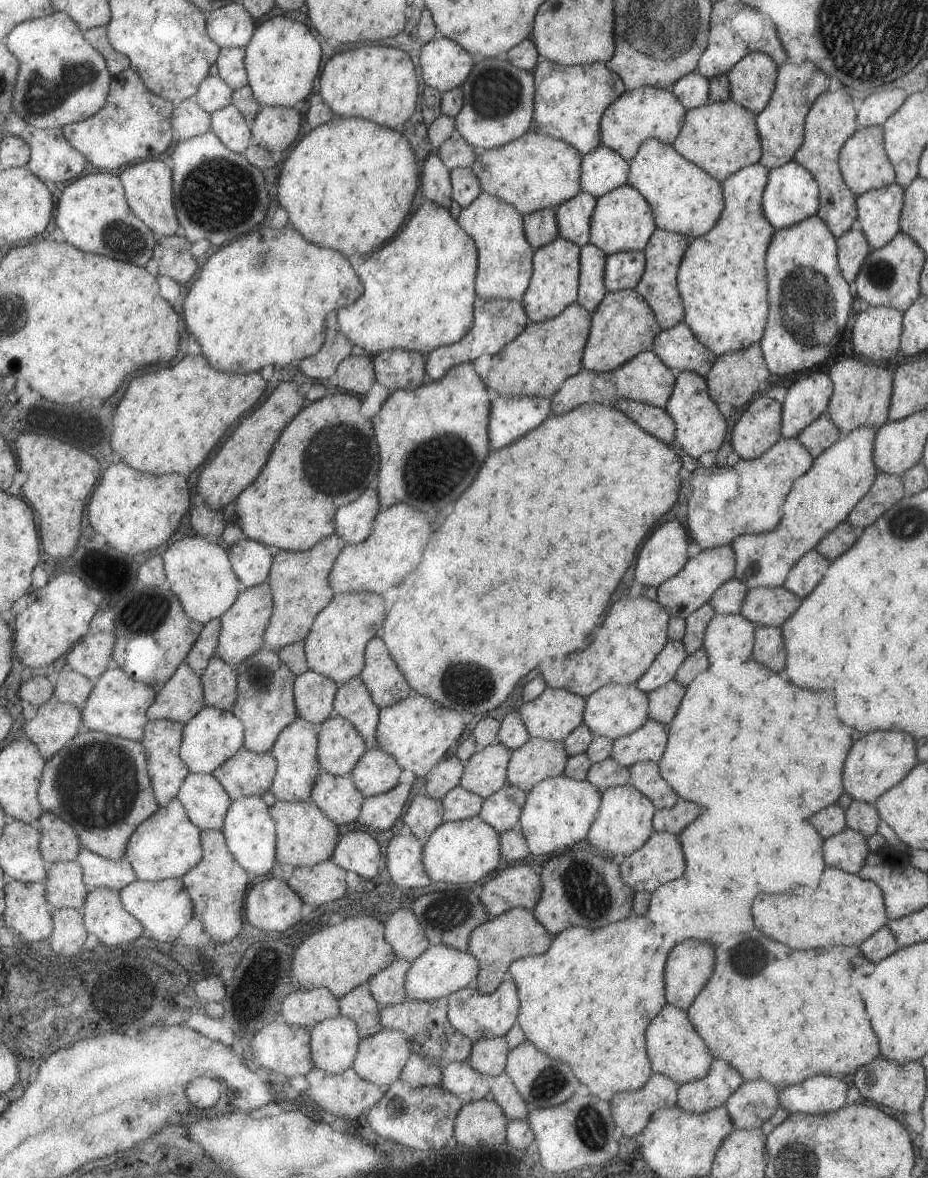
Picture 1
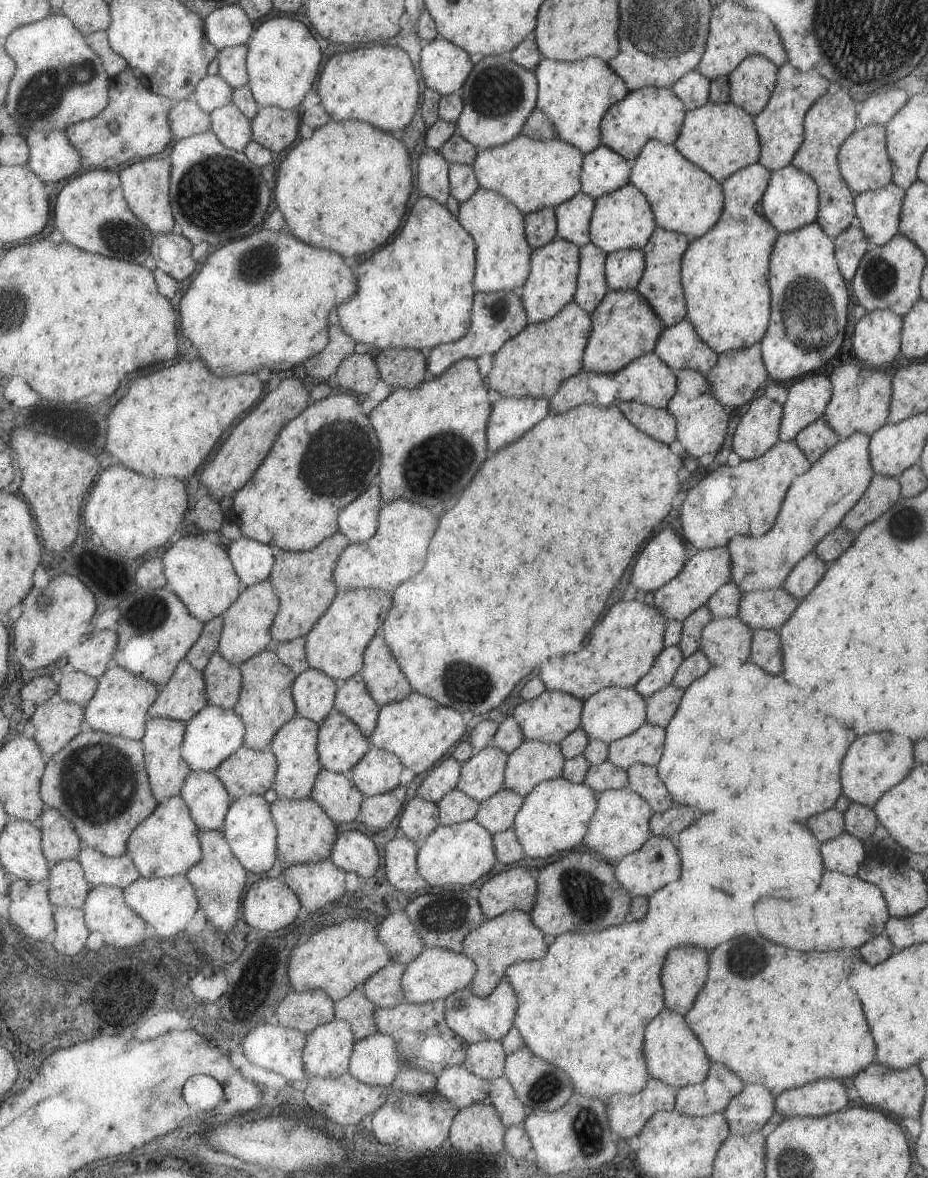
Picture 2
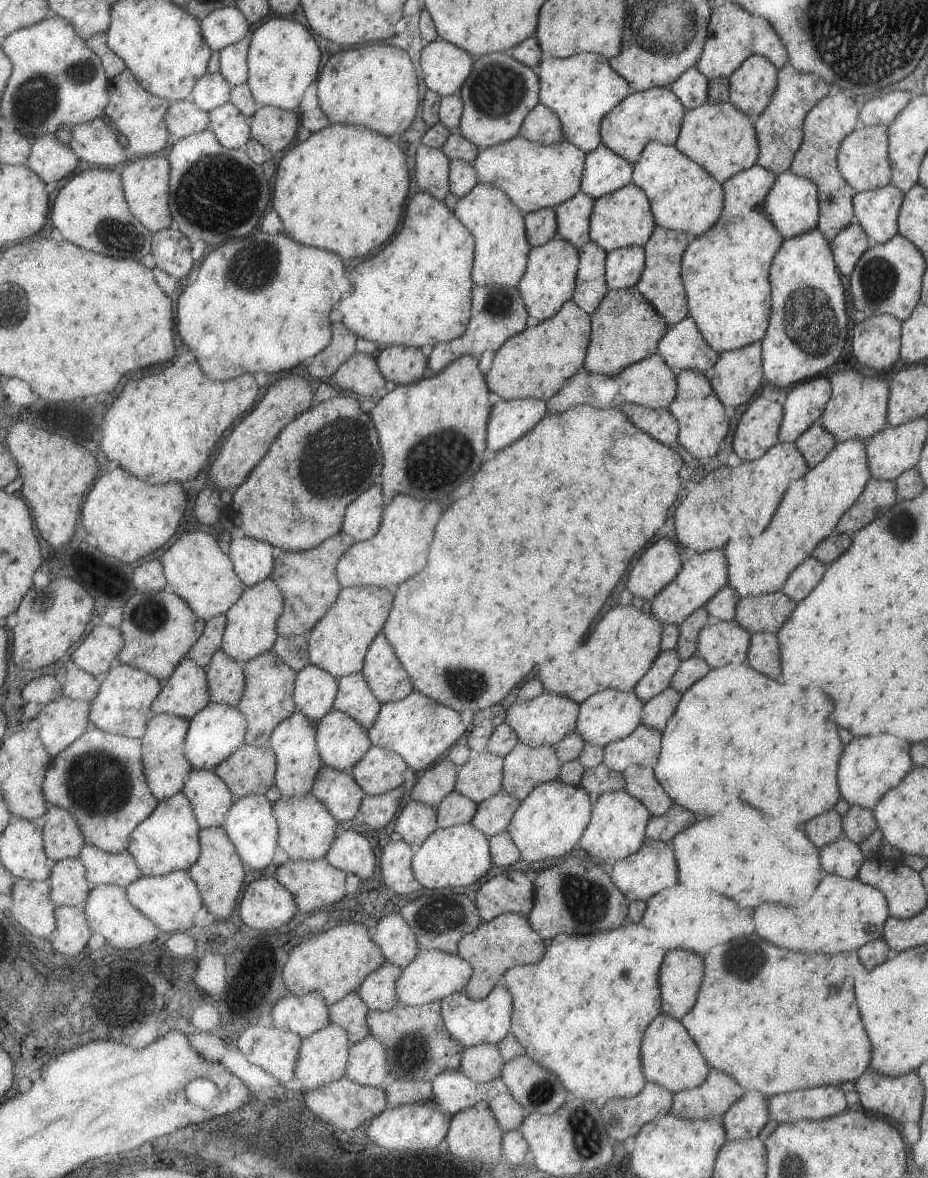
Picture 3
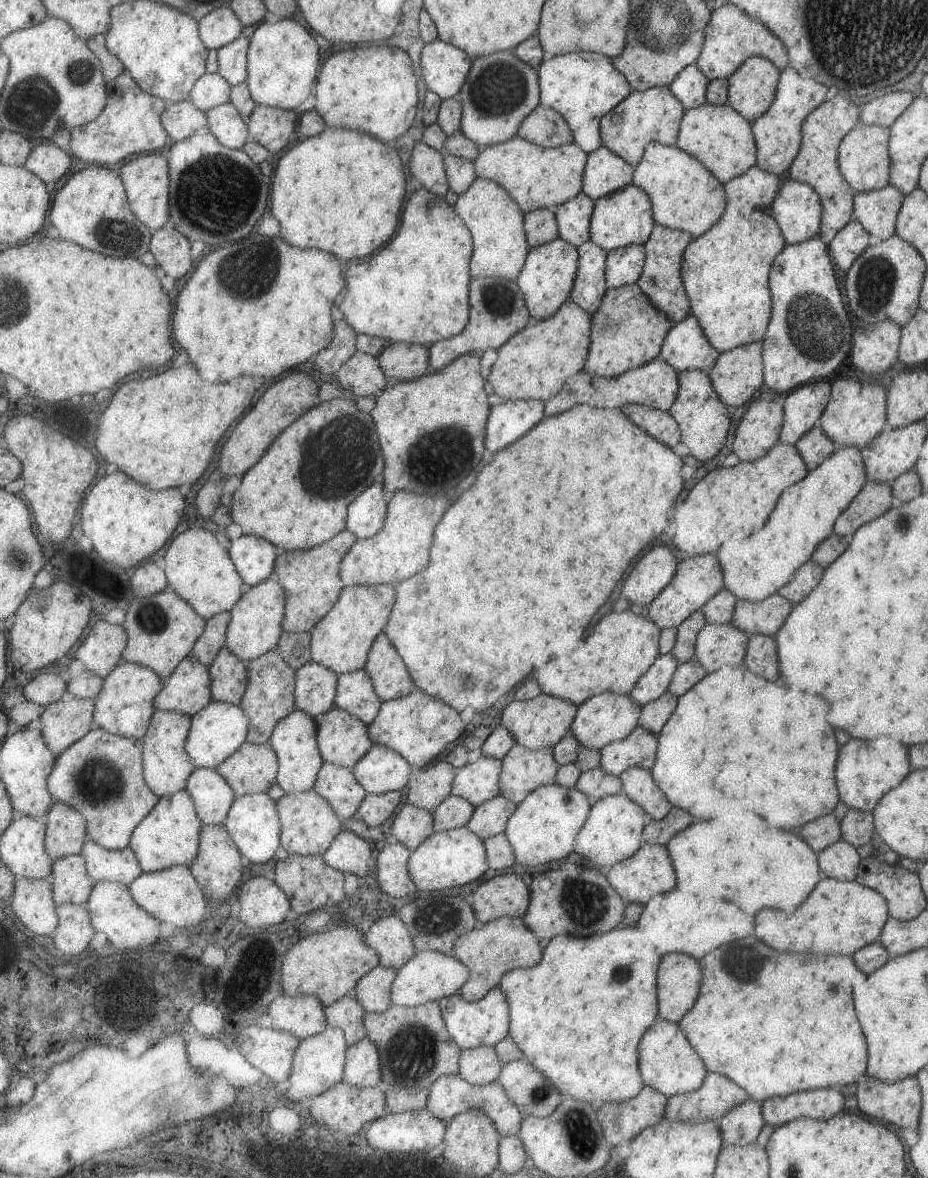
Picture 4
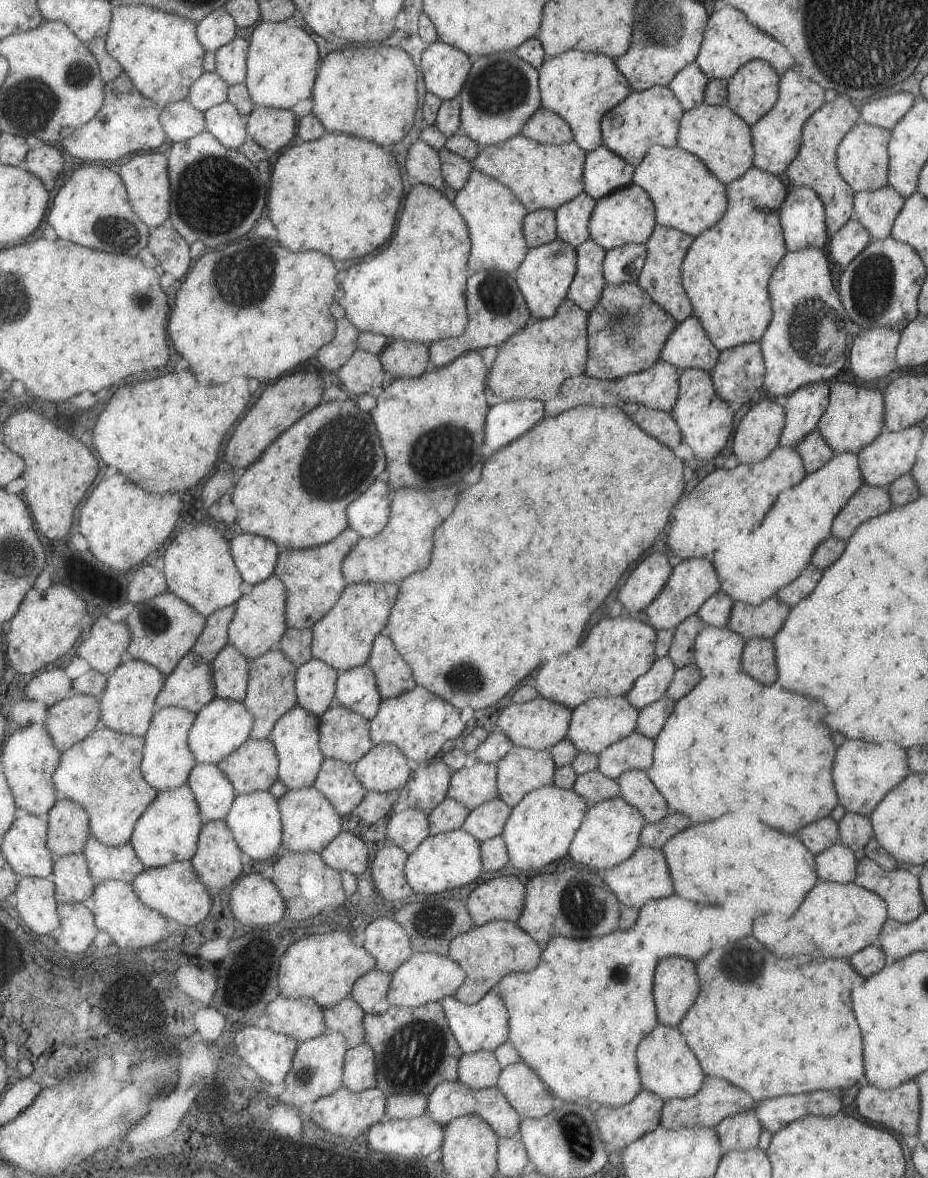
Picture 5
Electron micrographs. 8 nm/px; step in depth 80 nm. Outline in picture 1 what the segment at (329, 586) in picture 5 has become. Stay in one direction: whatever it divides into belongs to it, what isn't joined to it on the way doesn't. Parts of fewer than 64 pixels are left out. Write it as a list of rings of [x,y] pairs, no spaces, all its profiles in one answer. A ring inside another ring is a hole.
[[[335,534],[305,552],[275,550],[269,581],[276,605],[266,632],[267,648],[279,651],[294,642],[307,640],[319,613],[334,601],[335,592],[330,583],[330,574],[347,545],[344,538]]]

